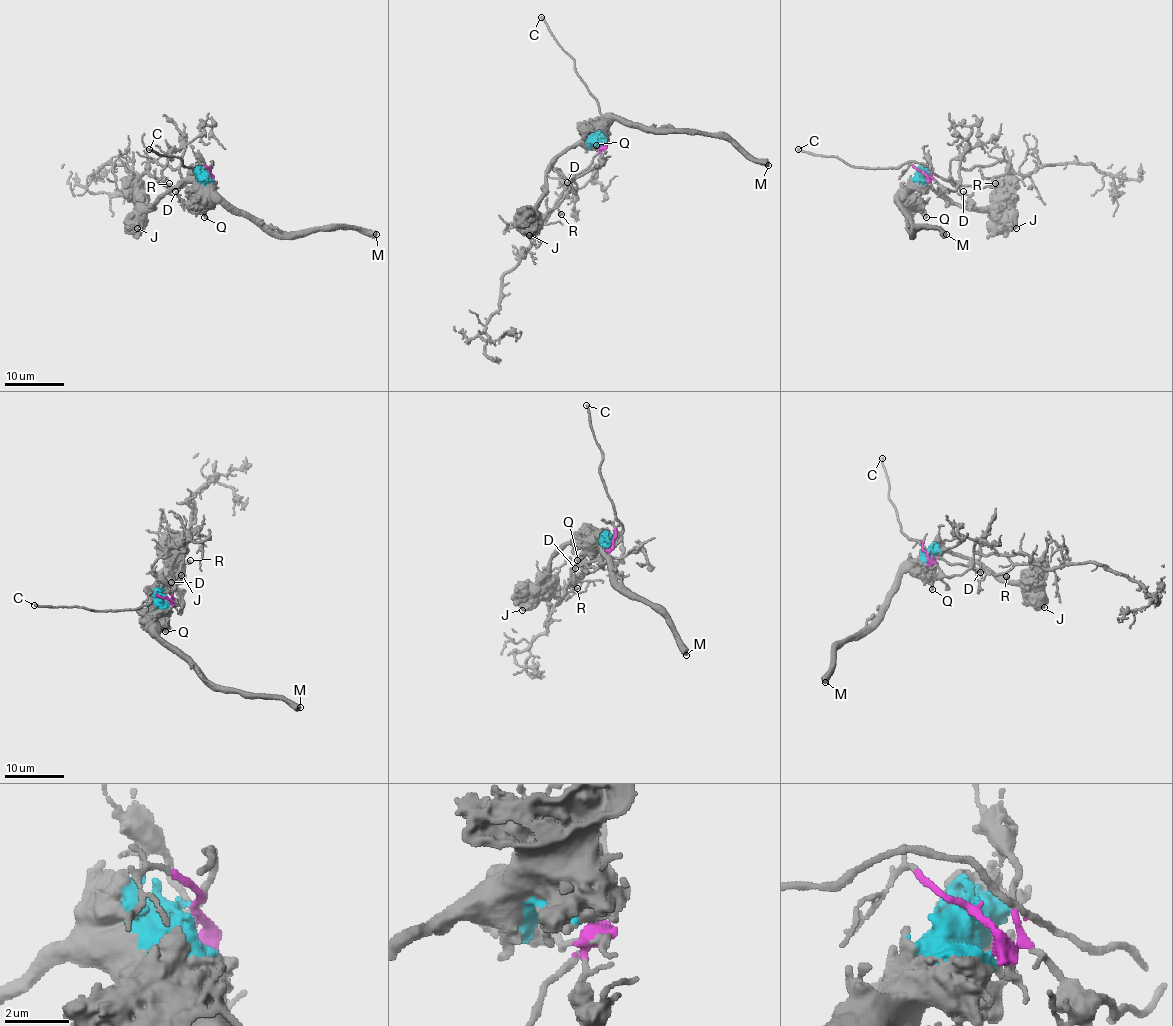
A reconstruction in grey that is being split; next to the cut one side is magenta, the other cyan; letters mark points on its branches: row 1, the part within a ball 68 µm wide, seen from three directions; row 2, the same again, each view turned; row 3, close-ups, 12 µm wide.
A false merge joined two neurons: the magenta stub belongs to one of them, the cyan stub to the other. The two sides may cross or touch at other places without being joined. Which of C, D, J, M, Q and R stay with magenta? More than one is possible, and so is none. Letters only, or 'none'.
C, D, R

